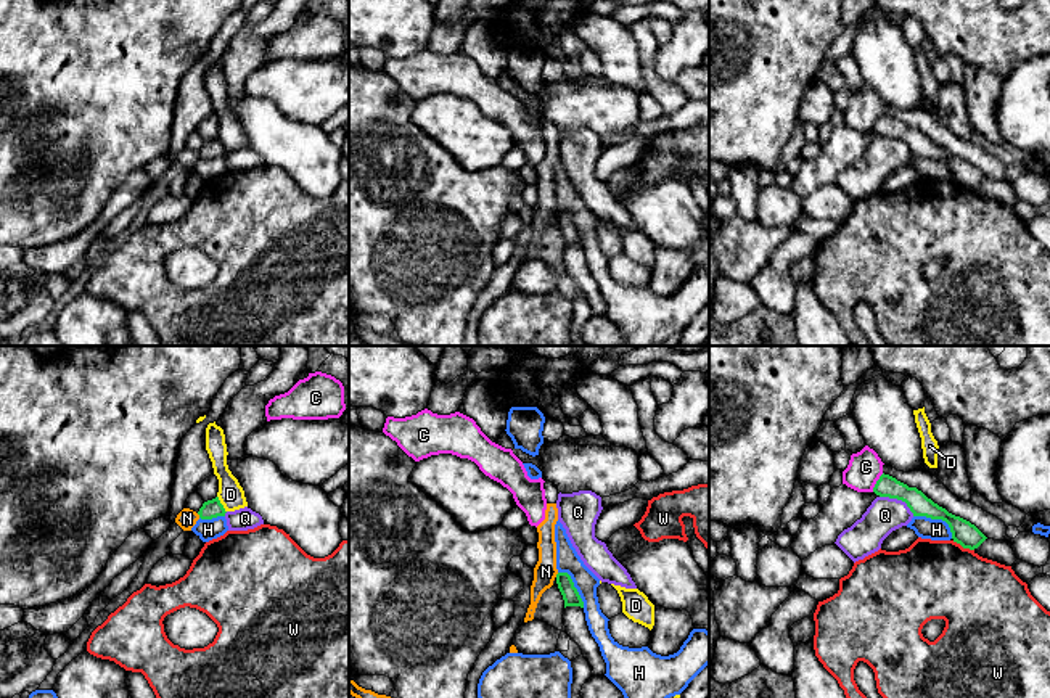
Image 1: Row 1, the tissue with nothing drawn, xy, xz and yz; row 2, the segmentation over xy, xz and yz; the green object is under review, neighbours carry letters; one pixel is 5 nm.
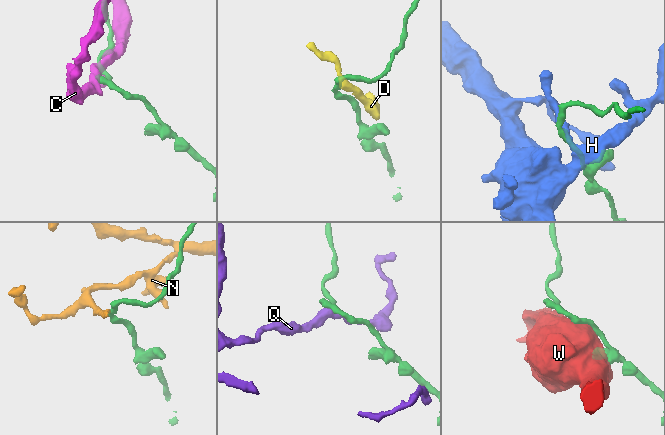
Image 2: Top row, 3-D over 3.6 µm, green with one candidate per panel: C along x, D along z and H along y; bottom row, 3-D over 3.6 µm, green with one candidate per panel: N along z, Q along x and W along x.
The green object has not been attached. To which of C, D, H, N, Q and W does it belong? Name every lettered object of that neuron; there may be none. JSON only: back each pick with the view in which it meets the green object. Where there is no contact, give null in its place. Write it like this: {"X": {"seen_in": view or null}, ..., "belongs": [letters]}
{"H": {"seen_in": "yz"}, "belongs": ["H"]}

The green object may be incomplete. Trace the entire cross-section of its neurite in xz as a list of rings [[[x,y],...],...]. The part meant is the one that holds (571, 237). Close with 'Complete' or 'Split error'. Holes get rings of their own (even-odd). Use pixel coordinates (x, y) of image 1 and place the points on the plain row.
[[[555,164],[556,224],[566,246],[580,246],[589,270],[606,302],[606,317],[622,331],[625,346],[661,346],[680,335],[709,304],[709,272],[693,269],[680,289],[669,296],[653,293],[648,286],[619,285],[609,273],[608,257],[601,253],[597,227],[600,219],[584,204],[566,169]]]. Split error

